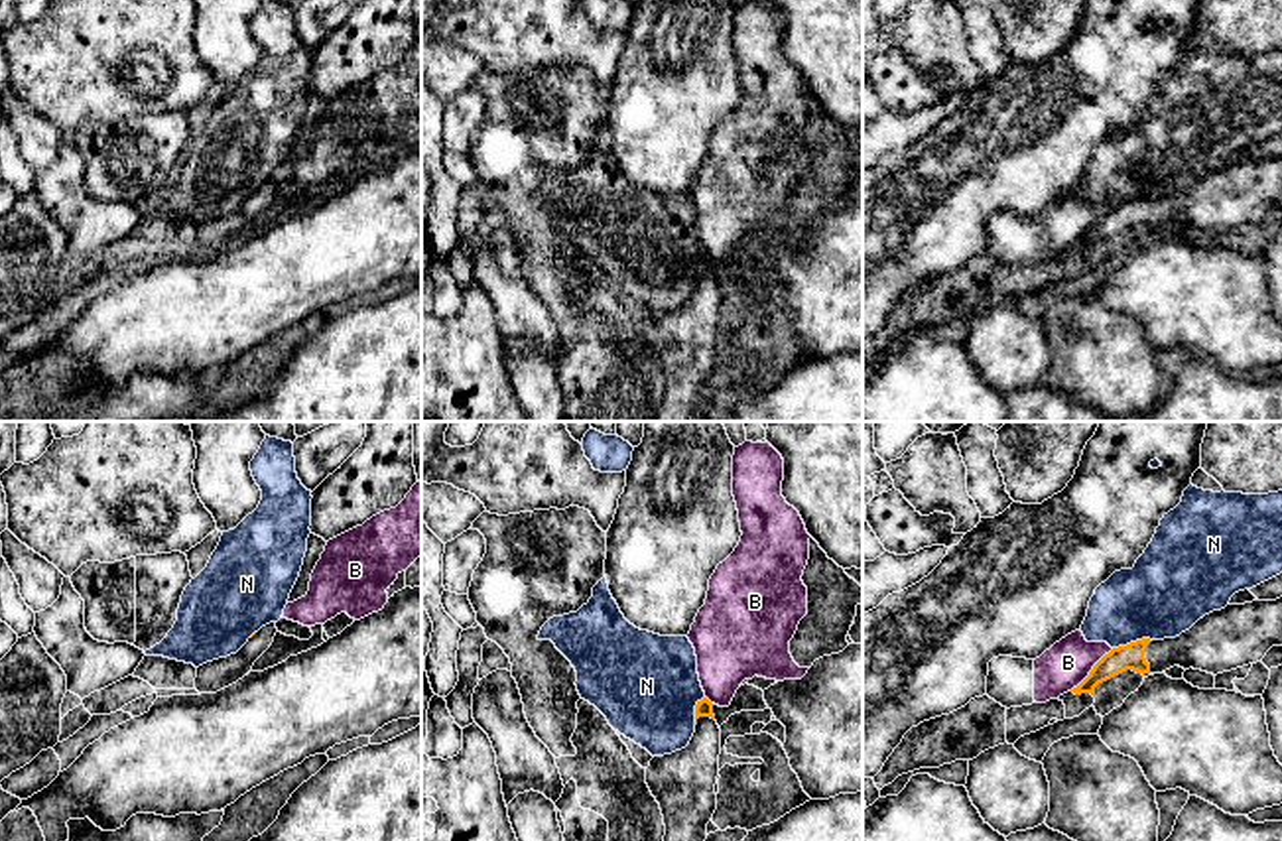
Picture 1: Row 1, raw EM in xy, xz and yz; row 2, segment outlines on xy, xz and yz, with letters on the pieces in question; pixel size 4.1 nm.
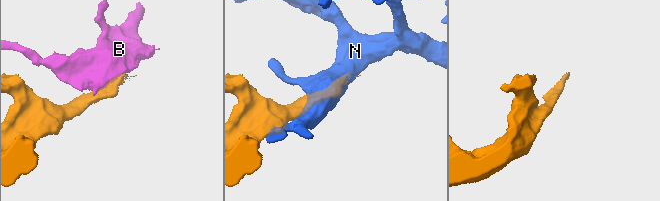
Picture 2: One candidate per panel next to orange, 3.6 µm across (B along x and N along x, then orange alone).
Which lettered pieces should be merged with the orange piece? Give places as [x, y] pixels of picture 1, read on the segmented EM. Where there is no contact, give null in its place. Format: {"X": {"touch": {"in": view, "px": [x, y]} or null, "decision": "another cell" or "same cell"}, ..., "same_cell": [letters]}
{"B": {"touch": {"in": "yz", "px": [1091, 670]}, "decision": "another cell"}, "N": {"touch": {"in": "yz", "px": [1131, 643]}, "decision": "another cell"}, "same_cell": []}

